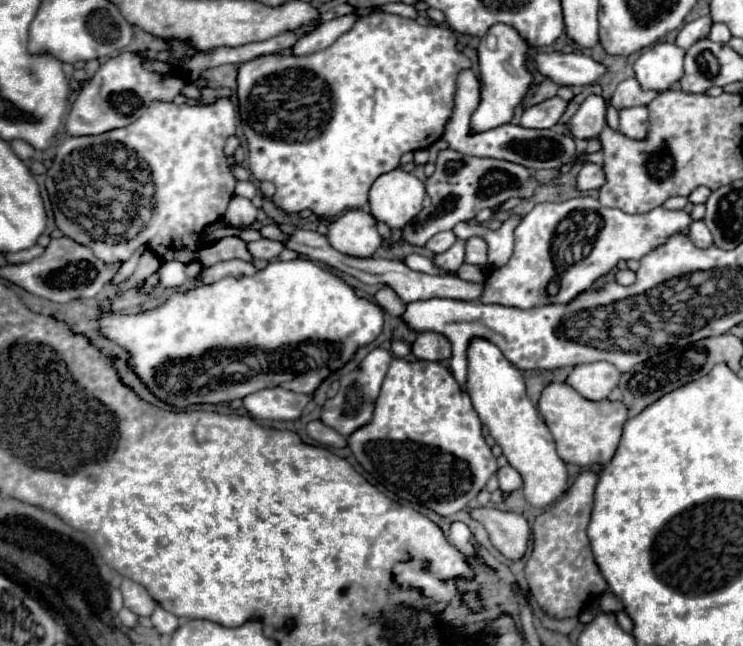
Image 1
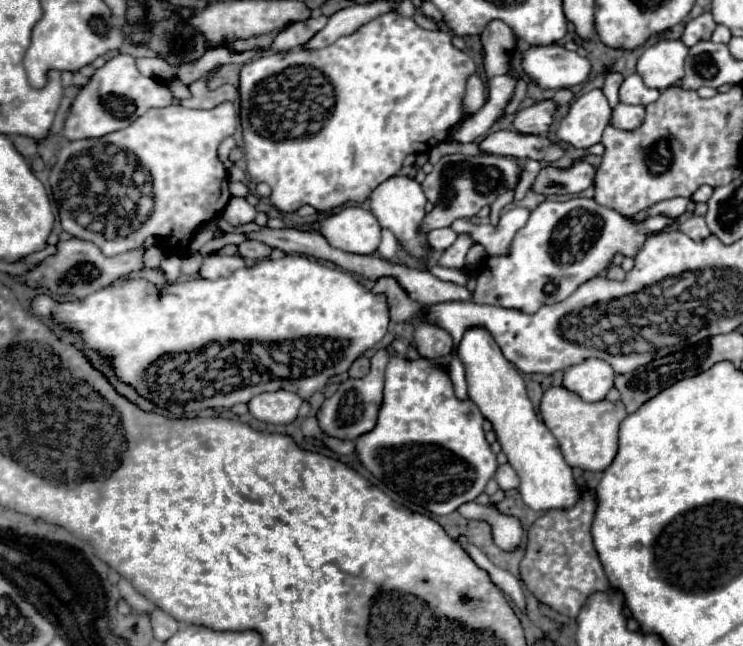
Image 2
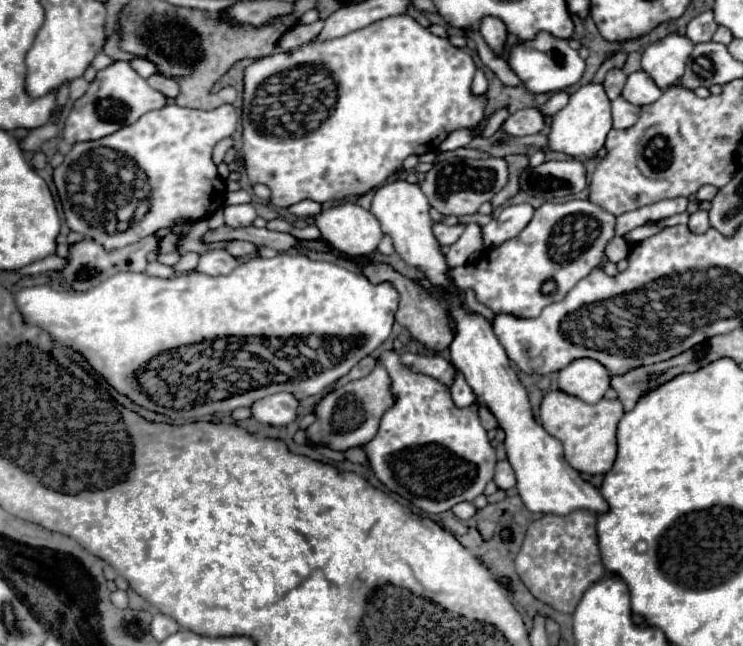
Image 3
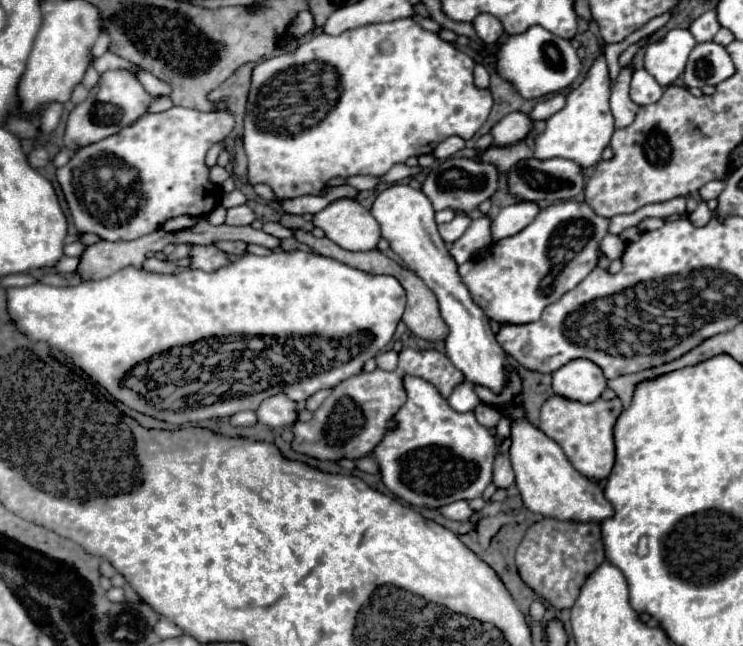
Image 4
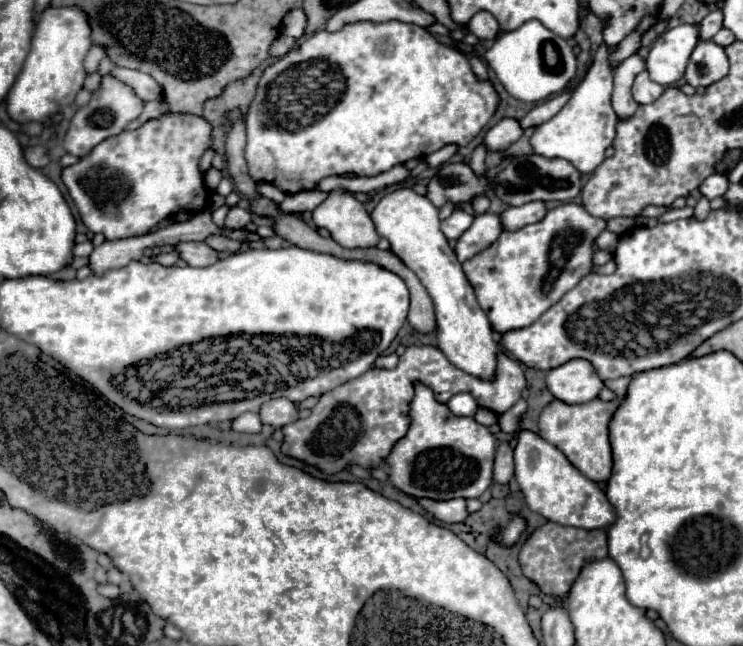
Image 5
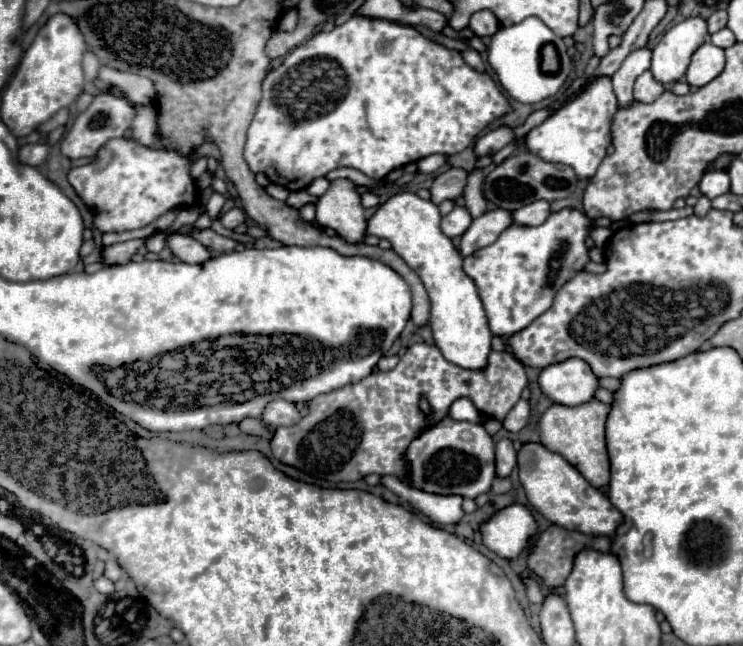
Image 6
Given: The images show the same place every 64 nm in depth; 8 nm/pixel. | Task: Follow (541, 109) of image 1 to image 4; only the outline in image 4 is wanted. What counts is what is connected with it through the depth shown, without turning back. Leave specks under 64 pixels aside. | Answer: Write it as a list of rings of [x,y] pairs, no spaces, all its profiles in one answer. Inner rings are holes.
[[[512,112],[508,116],[504,116],[492,130],[492,144],[496,146],[504,146],[504,144],[514,144],[518,140],[524,140],[526,134],[530,132],[532,122],[526,114],[520,112]]]

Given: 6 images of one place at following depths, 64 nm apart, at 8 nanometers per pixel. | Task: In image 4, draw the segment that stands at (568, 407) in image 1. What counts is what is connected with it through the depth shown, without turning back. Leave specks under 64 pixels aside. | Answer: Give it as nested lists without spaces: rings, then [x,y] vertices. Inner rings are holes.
[[[552,396],[544,402],[544,406],[540,410],[538,428],[564,450],[566,458],[580,474],[584,474],[586,478],[604,480],[614,466],[612,428],[616,424],[616,418],[620,416],[620,412],[622,412],[622,404],[618,398],[608,400],[608,402],[604,398],[598,398],[596,402],[582,404],[582,402],[562,398],[562,396]]]

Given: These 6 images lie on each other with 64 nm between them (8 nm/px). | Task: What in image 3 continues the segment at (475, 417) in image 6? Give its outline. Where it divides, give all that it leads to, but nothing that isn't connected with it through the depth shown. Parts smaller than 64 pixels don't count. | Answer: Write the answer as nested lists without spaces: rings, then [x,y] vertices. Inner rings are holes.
[[[456,372],[456,380],[450,388],[450,394],[452,394],[452,400],[458,408],[466,408],[466,406],[472,406],[478,402],[476,394],[472,392],[472,388],[466,384],[464,376],[460,376],[460,372]]]

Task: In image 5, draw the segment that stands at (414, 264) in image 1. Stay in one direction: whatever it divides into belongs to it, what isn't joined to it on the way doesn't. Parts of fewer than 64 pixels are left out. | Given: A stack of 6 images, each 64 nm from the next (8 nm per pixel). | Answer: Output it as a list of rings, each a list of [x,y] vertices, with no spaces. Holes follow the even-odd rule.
[[[562,204],[538,224],[514,232],[504,230],[492,246],[466,260],[462,270],[476,290],[492,330],[504,334],[534,324],[568,288],[574,288],[590,272],[592,246],[604,228],[606,222],[590,216],[580,204]]]

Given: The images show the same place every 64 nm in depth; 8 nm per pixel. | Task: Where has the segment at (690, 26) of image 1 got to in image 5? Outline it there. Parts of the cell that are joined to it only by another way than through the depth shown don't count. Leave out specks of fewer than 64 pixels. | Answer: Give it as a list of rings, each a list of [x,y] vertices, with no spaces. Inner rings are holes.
[[[720,10],[710,12],[710,14],[700,22],[700,38],[702,38],[702,40],[710,40],[710,38],[722,28],[722,20],[724,20],[724,14],[722,14]]]

